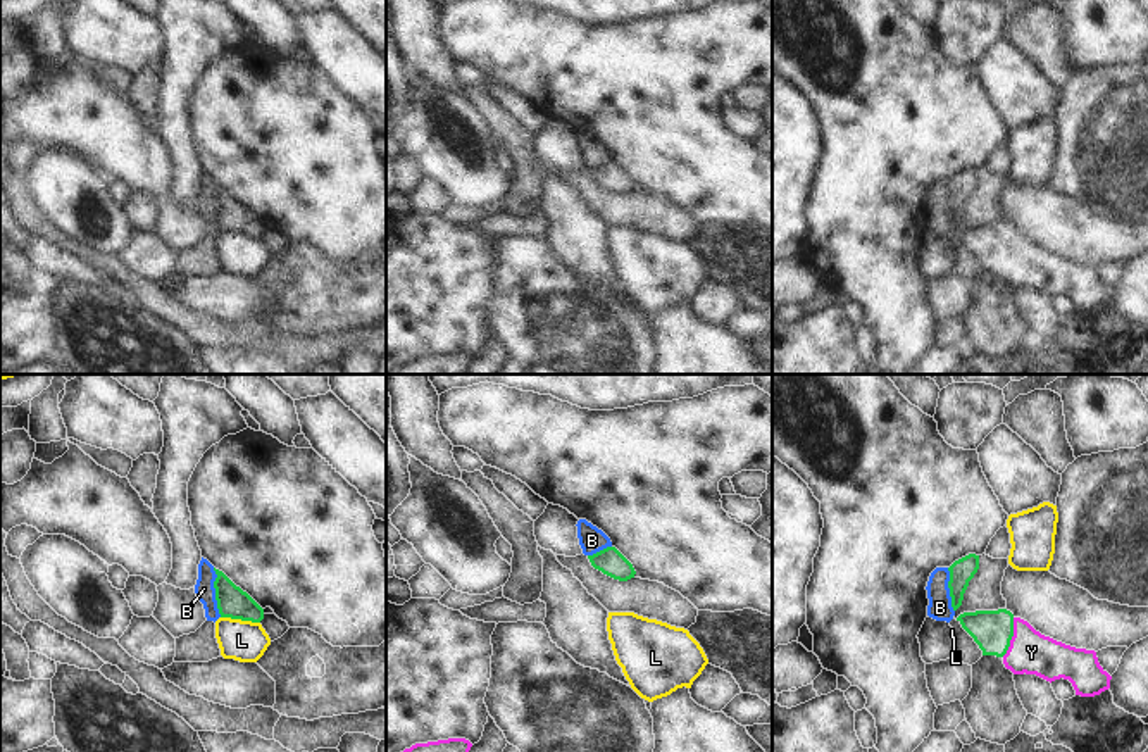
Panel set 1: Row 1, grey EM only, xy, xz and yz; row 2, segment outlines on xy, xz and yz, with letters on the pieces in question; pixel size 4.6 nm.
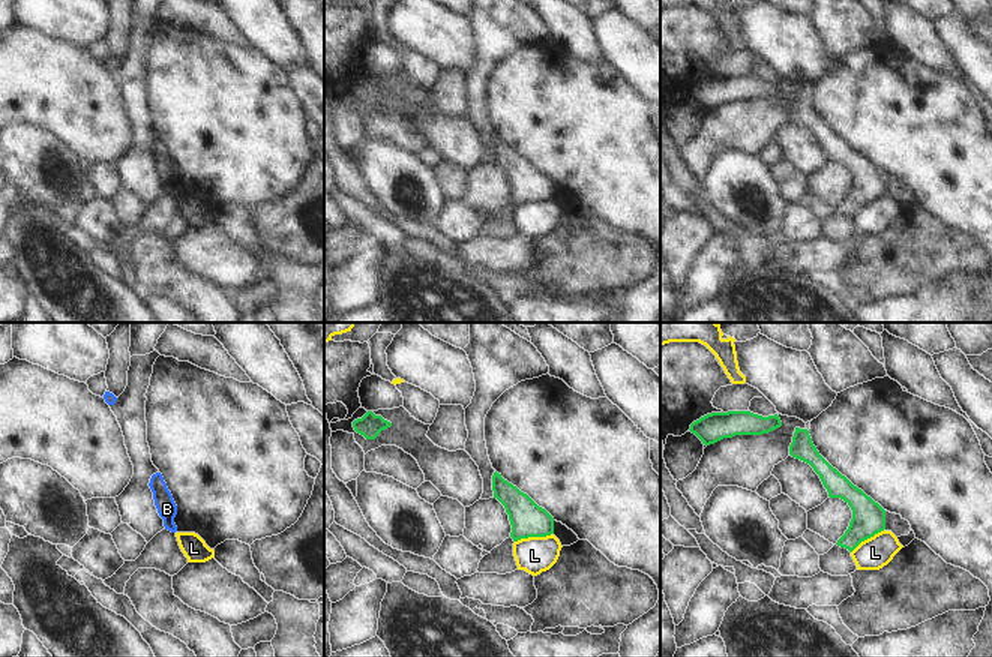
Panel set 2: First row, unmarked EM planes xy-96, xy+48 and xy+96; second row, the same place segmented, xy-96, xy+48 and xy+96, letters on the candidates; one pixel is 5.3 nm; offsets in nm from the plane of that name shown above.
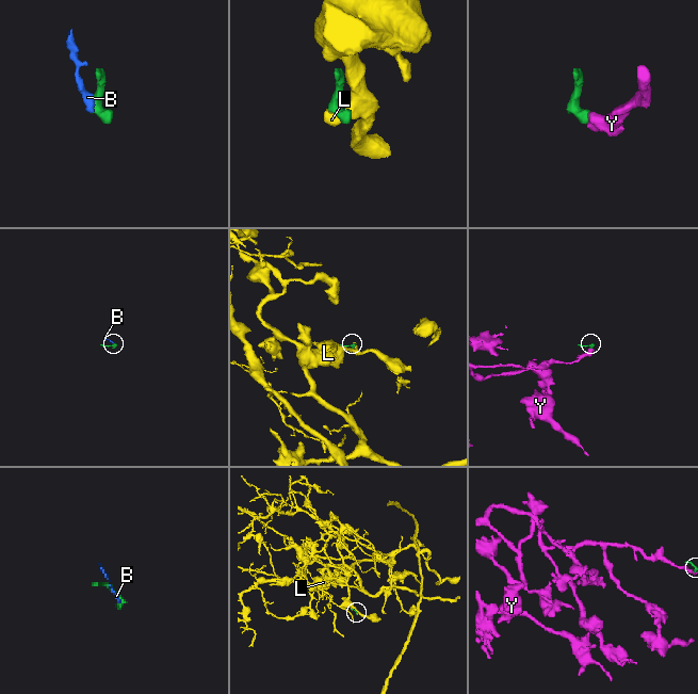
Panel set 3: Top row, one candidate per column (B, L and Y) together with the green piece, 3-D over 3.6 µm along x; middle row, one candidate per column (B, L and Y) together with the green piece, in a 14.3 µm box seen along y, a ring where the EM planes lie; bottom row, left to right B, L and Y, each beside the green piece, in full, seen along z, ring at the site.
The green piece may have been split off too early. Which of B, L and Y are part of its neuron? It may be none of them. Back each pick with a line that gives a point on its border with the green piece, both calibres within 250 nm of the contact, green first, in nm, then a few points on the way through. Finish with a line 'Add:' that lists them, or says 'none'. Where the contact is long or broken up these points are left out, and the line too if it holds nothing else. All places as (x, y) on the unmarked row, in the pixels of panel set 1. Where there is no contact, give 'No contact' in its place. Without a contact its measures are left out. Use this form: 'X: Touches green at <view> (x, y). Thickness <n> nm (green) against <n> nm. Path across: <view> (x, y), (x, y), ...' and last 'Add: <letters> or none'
Y: Touches green at yz (1012, 249). Thickness 190 nm (green) against 200 nm. Path across: yz (992, 244), (1012, 249), (1031, 266)
Add: Y

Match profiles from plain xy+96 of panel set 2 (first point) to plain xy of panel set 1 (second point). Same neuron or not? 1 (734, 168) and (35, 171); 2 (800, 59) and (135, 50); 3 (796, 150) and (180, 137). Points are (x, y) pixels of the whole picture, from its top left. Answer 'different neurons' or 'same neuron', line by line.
1: same neuron
2: same neuron
3: different neurons

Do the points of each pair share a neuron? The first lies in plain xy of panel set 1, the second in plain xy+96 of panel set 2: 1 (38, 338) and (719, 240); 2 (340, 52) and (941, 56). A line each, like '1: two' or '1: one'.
1: one
2: two

